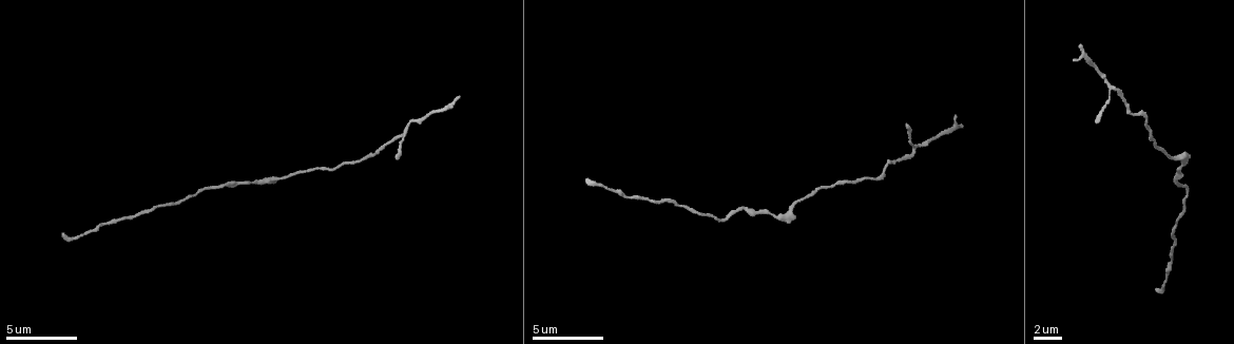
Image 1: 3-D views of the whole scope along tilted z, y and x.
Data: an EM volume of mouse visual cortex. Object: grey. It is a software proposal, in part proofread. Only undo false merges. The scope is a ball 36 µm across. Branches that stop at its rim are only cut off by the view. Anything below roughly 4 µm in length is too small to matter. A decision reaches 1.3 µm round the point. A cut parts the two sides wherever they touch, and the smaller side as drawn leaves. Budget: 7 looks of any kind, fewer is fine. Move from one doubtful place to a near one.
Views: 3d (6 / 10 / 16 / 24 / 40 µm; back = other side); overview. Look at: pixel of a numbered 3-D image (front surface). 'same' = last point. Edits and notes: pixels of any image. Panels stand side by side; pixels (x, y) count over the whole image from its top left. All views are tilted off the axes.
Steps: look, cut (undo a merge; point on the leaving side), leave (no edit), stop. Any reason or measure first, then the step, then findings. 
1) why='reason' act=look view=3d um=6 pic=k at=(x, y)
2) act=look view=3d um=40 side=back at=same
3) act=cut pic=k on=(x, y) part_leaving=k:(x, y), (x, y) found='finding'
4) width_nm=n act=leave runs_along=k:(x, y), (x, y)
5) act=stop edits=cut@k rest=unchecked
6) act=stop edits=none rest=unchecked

why='thick turns thin' act=look view=3d um=10 pic=1 at=(386, 146)

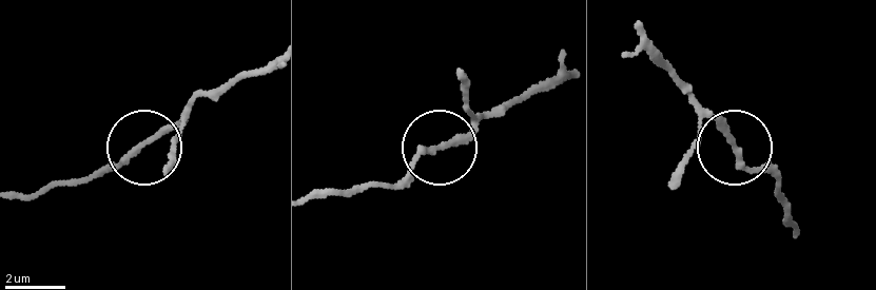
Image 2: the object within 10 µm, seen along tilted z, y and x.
act=leave runs_along=2:(798, 229), (775, 178), (750, 168), (690, 90) found='one neuron here'

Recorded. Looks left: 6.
act=look view=3d um=16 pic=1 at=(1180, 155)

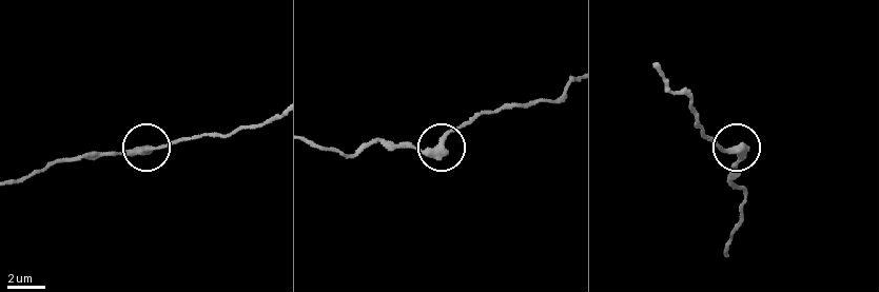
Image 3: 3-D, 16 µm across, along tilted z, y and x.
act=look view=3d um=6 pic=3 at=(145, 151)

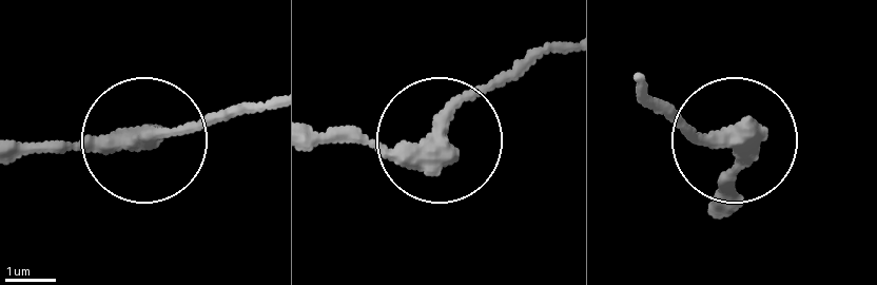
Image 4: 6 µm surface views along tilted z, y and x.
width_nm=380 act=leave runs_along=4:(732, 147), (644, 109) found='one neuron here'

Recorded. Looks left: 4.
why='calibre changes' act=look view=3d um=16 pic=1 at=(215, 186)

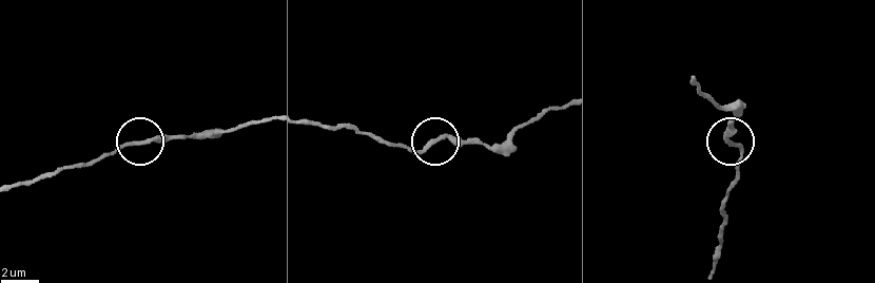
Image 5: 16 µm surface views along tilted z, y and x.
act=leave runs_along=5:(208, 135), (153, 137), (97, 158) found='continuous, no second neuron'

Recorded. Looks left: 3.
act=stop edits=none rest=unchecked

